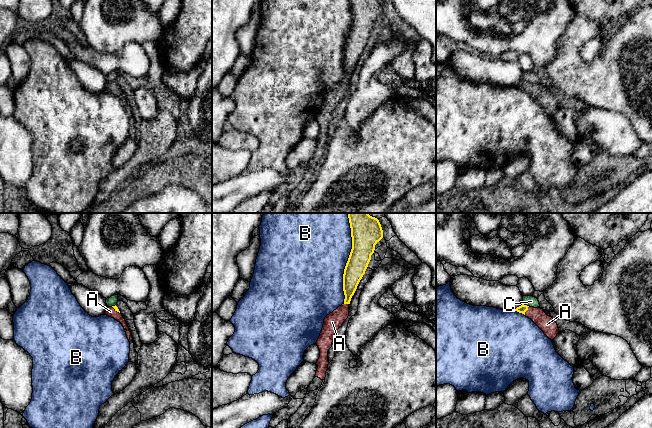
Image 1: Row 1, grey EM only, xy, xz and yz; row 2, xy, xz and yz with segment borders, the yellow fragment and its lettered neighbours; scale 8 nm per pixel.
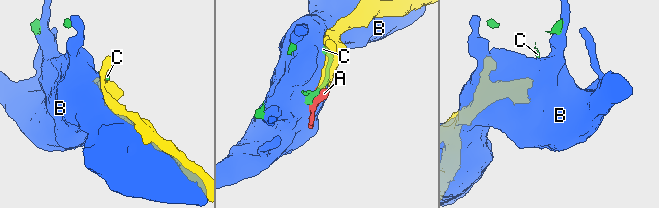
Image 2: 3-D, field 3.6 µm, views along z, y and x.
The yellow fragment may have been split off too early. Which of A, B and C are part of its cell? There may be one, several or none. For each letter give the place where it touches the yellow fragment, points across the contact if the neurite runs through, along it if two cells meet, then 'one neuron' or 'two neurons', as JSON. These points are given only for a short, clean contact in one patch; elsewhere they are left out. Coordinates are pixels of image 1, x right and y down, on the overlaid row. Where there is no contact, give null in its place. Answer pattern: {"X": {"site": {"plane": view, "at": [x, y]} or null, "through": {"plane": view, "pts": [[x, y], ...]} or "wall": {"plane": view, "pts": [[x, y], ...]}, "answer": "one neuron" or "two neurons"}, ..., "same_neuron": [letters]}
{"A": {"site": {"plane": "yz", "at": [527, 309]}, "through": {"plane": "yz", "pts": [[523, 308], [527, 309], [547, 324]]}, "answer": "one neuron"}, "B": {"site": {"plane": "xz", "at": [348, 258]}, "answer": "two neurons"}, "C": {"site": {"plane": "yz", "at": [526, 305]}, "answer": "two neurons"}, "same_neuron": ["A"]}

